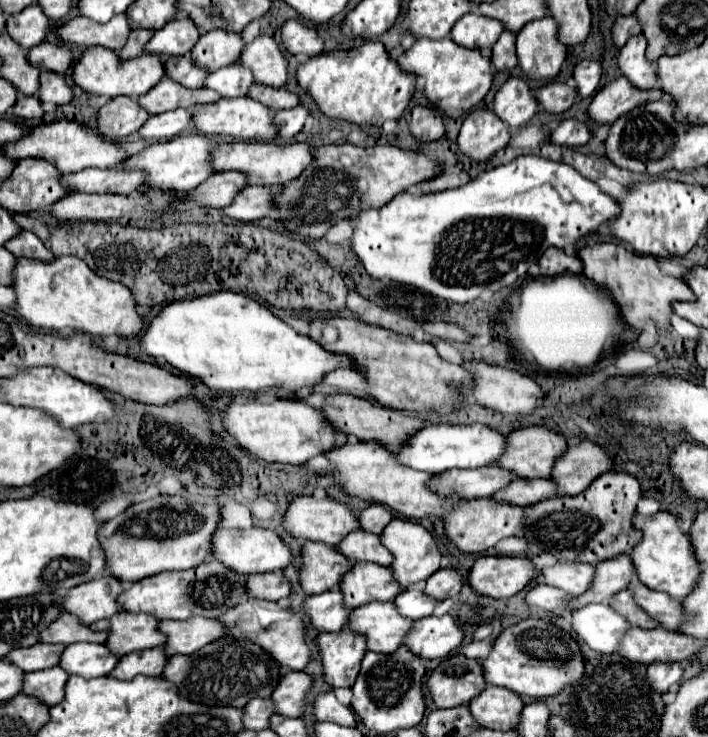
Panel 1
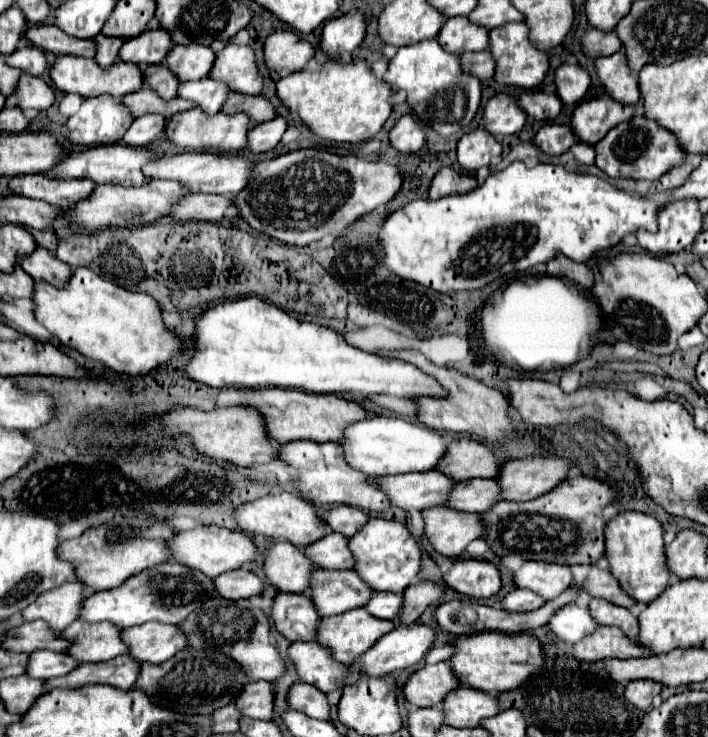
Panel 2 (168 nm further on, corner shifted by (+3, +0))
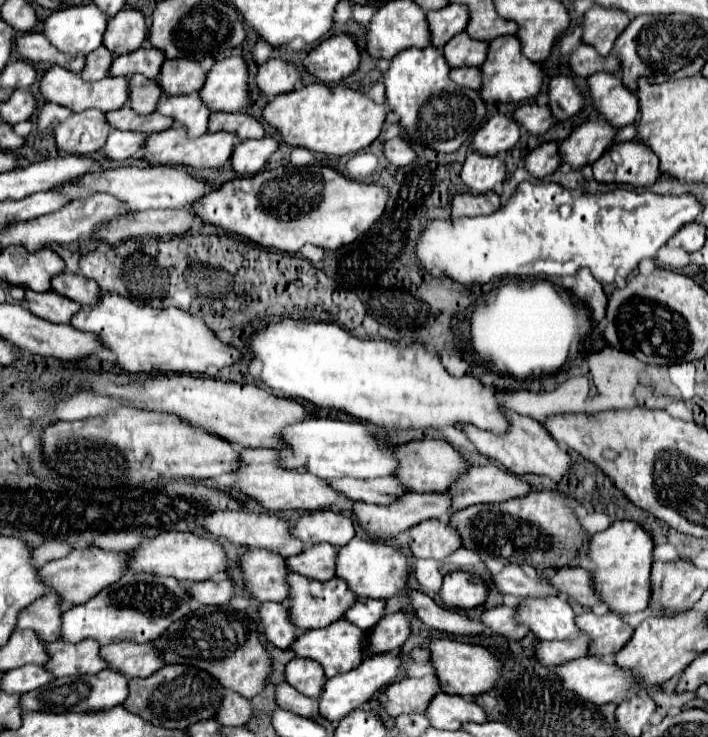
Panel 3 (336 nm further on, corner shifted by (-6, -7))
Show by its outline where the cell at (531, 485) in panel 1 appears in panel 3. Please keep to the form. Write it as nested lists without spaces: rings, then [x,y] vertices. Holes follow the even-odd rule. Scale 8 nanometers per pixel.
[[[442,492],[442,494],[404,494],[402,498],[398,498],[390,506],[354,502],[354,514],[358,516],[360,526],[364,526],[370,532],[370,536],[374,536],[378,540],[394,538],[400,532],[404,532],[404,530],[408,530],[424,520],[430,520],[430,518],[438,518],[438,520],[448,522],[450,510],[452,510],[452,496],[448,492]]]

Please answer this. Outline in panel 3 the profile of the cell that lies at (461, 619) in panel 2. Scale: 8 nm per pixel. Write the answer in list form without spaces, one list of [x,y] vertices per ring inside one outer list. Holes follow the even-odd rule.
[[[410,592],[410,598],[416,610],[416,616],[434,630],[442,630],[450,636],[460,636],[460,638],[480,636],[488,630],[480,620],[472,620],[466,614],[460,614],[456,610],[436,606],[436,602],[422,592]]]

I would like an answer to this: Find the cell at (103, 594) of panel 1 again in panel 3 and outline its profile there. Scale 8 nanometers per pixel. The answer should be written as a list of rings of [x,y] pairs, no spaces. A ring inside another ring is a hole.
[[[50,590],[40,600],[32,602],[32,606],[24,608],[18,616],[18,628],[30,628],[44,642],[56,642],[60,638],[60,614],[62,614],[62,600],[60,596]]]

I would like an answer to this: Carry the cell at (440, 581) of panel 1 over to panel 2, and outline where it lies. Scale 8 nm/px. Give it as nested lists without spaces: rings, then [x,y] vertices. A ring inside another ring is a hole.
[[[417,583],[409,585],[407,591],[403,591],[403,607],[395,615],[395,625],[411,625],[419,619],[419,615],[429,607],[435,605],[443,595],[443,589],[433,583]]]

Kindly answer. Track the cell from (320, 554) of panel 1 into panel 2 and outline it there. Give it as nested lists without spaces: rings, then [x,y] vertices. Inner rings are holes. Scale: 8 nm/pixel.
[[[271,543],[265,551],[263,573],[281,593],[303,593],[315,565],[303,555],[303,549],[291,543]]]

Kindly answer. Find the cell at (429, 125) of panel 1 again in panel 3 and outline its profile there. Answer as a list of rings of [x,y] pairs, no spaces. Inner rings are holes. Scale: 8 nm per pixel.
[[[398,136],[384,142],[384,156],[396,166],[406,166],[408,162],[412,162],[412,158],[416,158],[416,152],[408,142],[404,142],[404,138]]]

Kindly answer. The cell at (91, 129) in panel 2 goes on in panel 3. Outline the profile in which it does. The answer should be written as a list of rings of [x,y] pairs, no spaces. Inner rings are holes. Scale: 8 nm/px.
[[[84,110],[72,114],[66,122],[58,124],[54,136],[58,148],[62,148],[68,154],[84,156],[84,154],[98,152],[108,140],[110,132],[112,126],[104,122],[102,110]]]

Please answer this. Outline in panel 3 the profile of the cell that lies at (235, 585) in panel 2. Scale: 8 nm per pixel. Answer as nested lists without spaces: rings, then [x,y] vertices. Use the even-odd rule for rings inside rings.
[[[214,578],[214,580],[204,580],[192,586],[192,598],[196,598],[202,604],[226,604],[236,596],[236,586],[228,578]]]

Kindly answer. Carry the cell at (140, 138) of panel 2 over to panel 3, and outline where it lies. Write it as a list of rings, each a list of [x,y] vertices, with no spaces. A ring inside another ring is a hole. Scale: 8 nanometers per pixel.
[[[112,130],[108,136],[108,142],[104,146],[104,156],[108,160],[126,160],[126,158],[138,158],[140,150],[144,148],[144,138],[148,134],[132,134],[122,130]]]

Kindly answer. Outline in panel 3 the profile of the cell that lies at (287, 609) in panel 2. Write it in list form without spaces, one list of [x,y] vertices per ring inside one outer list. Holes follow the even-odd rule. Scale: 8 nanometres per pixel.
[[[262,602],[260,604],[260,620],[264,626],[264,634],[272,640],[274,646],[286,650],[300,636],[300,628],[296,628],[290,620],[288,608],[278,602]]]

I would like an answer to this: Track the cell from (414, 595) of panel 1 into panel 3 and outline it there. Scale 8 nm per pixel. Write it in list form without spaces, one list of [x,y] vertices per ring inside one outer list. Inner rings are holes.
[[[360,598],[360,602],[356,602],[346,614],[344,618],[350,620],[352,624],[356,624],[362,630],[370,630],[372,626],[376,626],[376,622],[382,620],[384,616],[384,600],[374,600],[374,598]]]

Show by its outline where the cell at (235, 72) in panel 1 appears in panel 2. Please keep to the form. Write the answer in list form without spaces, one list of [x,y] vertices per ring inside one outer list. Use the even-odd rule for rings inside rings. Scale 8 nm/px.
[[[211,77],[179,83],[179,89],[177,89],[177,97],[193,101],[207,115],[215,115],[215,111],[221,109],[223,101],[227,99],[227,93],[229,93],[229,87]]]

